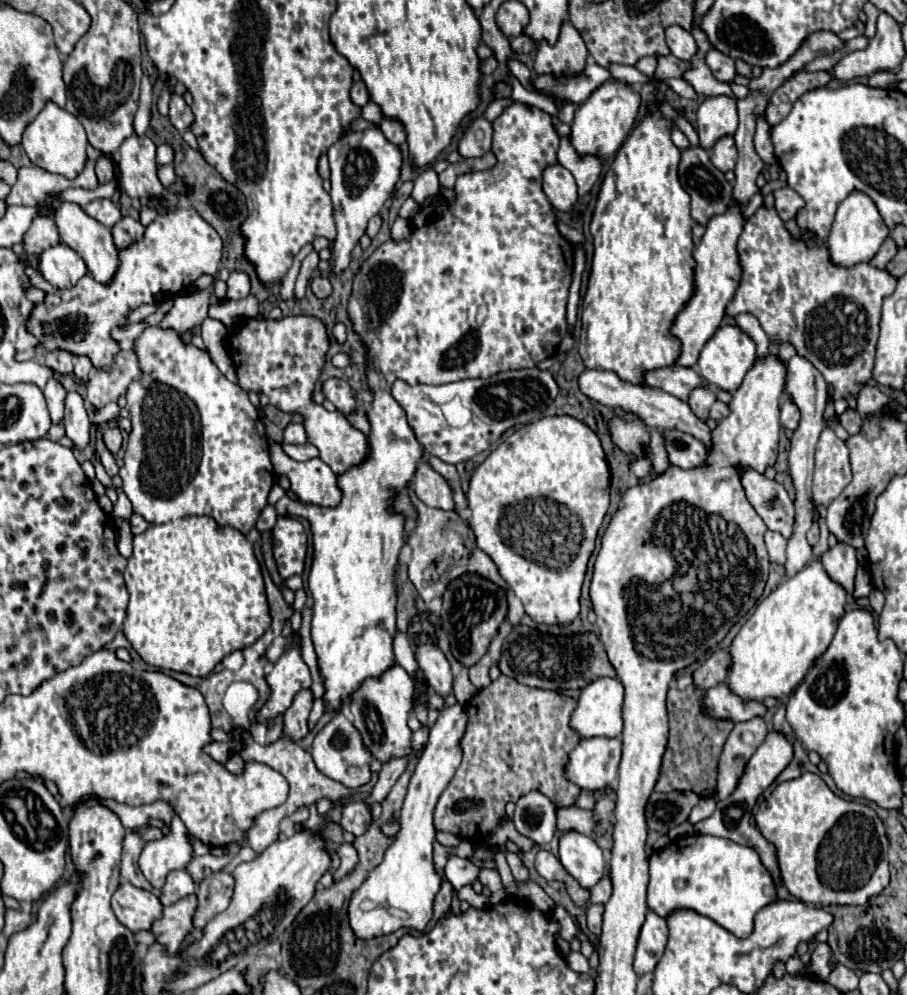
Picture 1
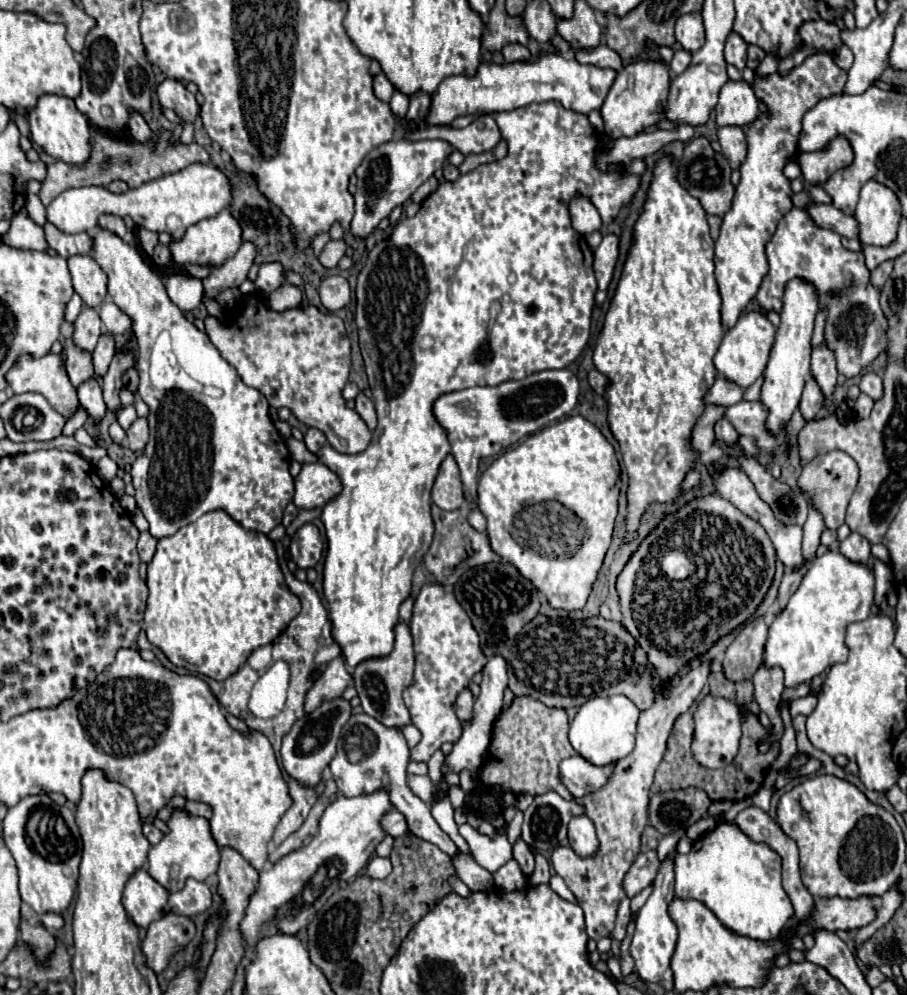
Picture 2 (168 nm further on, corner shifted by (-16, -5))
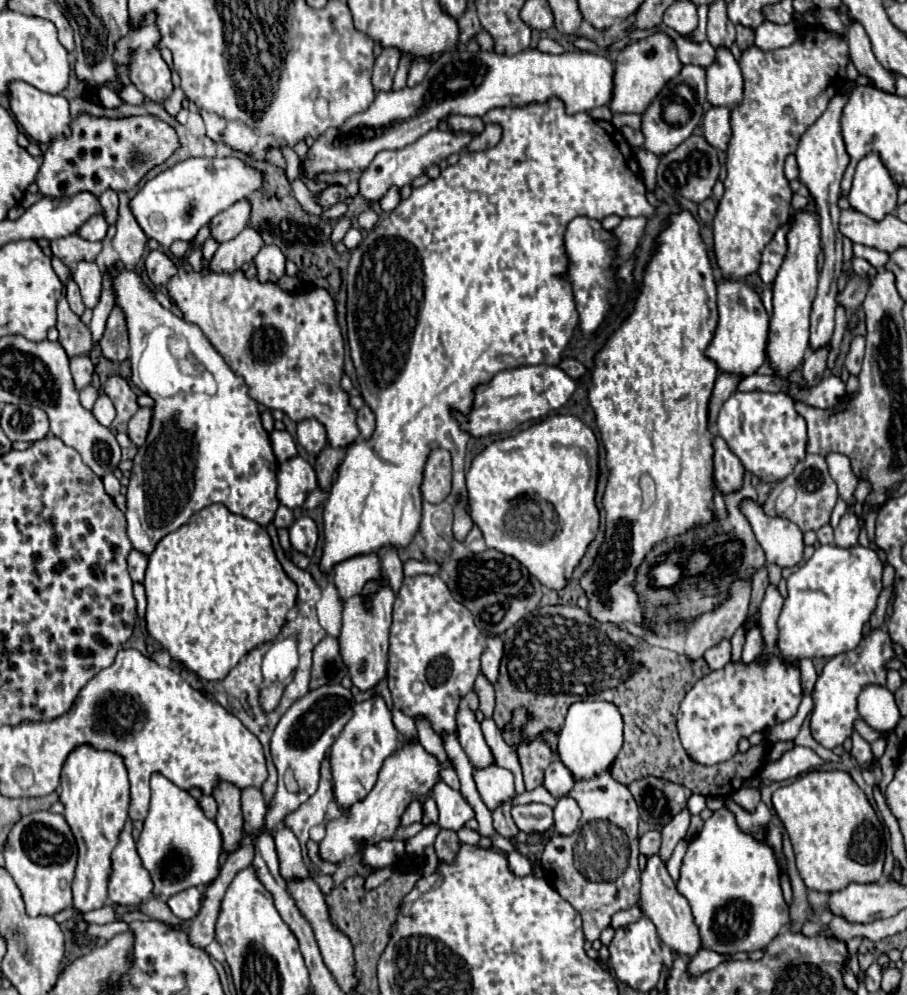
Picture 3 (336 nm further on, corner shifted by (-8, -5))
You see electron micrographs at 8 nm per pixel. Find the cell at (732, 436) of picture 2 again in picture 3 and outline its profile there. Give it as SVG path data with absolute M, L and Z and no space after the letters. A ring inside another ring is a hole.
M714 436L712 448L714 448L714 480L720 484L720 490L724 494L738 490L742 486L744 476L744 466L740 458L728 448L728 444L720 436Z

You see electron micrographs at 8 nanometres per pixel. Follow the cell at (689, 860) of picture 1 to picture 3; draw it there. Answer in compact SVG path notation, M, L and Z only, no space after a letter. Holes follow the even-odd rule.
M722 806L704 822L702 834L698 834L682 860L680 878L676 882L678 892L688 898L696 924L702 932L702 948L720 952L720 954L736 954L736 952L754 952L766 948L788 922L788 906L782 898L778 864L772 848L764 842L758 842L748 832L742 832L736 824L736 816Z

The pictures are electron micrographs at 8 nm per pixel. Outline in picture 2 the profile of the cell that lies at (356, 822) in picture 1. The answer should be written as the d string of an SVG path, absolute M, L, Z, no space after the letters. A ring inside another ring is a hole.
M392 810L382 818L382 828L386 830L386 834L396 838L396 836L402 836L404 832L408 832L408 822L404 820L404 816L398 810Z

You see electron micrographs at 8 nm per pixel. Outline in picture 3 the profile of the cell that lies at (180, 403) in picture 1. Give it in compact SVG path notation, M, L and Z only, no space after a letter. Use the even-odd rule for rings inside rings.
M114 264L110 266L110 276L112 276L112 292L116 298L116 306L124 312L128 324L132 382L138 386L138 390L142 390L154 400L150 432L146 444L138 448L132 460L132 476L126 492L126 500L128 500L126 520L128 520L128 538L132 540L132 546L148 556L156 548L160 538L180 528L194 512L200 512L202 508L216 502L224 504L232 514L254 520L260 526L268 526L274 520L276 508L280 506L276 496L278 460L272 452L270 436L262 428L258 404L248 394L248 386L244 384L244 380L240 380L240 376L236 376L228 368L224 358L214 350L210 340L200 332L200 328L196 328L196 324L180 320L176 314L166 310L156 300L156 294L144 284L140 272ZM158 326L170 328L170 338L166 346L170 348L172 360L168 360L170 362L168 376L152 384L152 388L148 388L138 376L138 362L140 362L140 354L148 346L148 336Z

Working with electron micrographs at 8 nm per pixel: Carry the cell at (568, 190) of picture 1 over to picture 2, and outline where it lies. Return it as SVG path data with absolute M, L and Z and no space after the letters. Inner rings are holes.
M582 196L572 198L570 216L572 216L574 230L582 236L588 236L602 226L602 220L600 220L600 214L596 212L596 208L590 204L588 198L582 198Z

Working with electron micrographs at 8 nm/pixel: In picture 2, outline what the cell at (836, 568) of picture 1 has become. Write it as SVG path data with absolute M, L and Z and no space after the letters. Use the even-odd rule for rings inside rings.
M852 532L846 540L840 542L840 552L846 558L850 558L852 562L868 562L868 558L870 558L870 542L864 536Z

